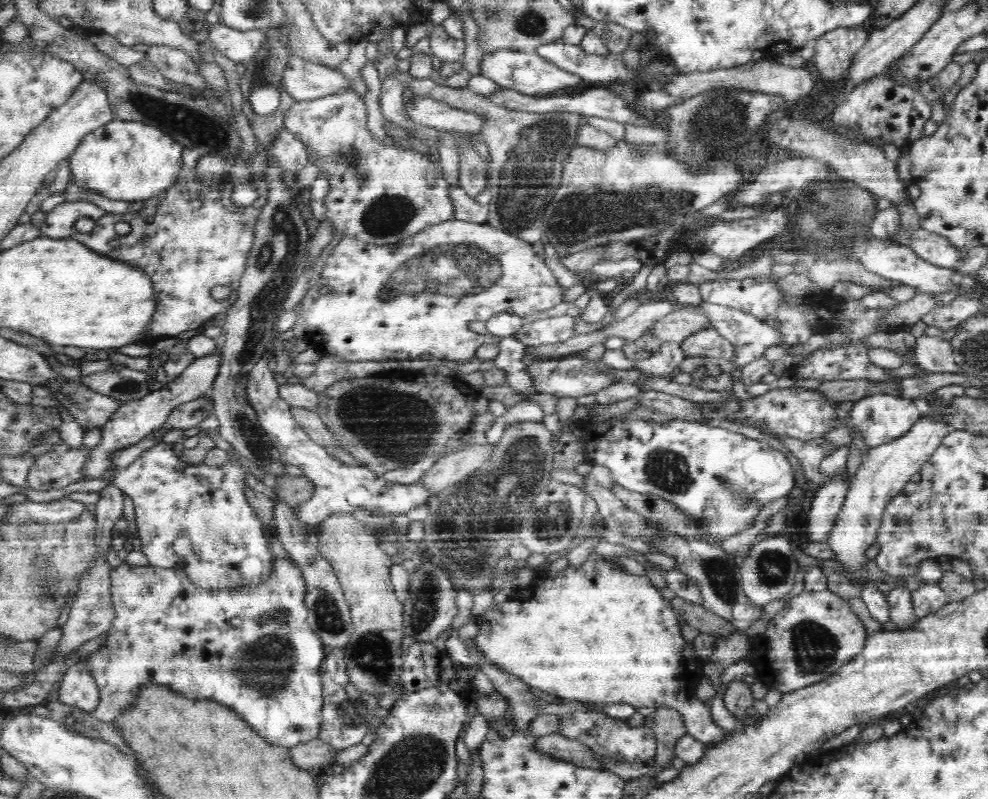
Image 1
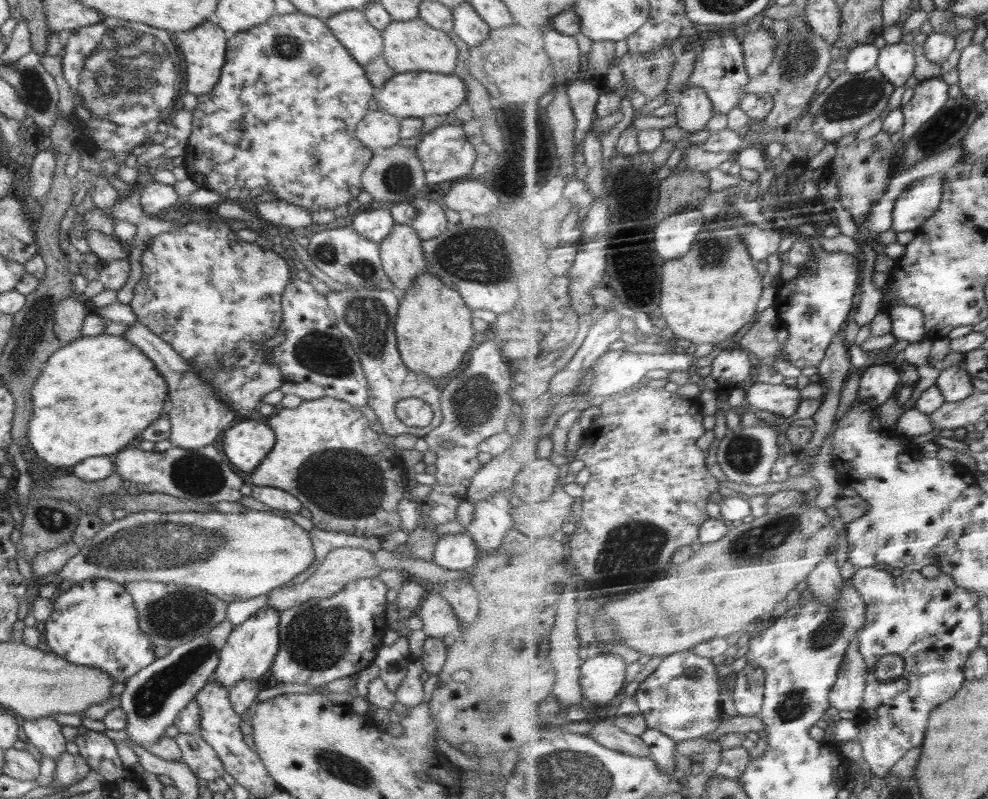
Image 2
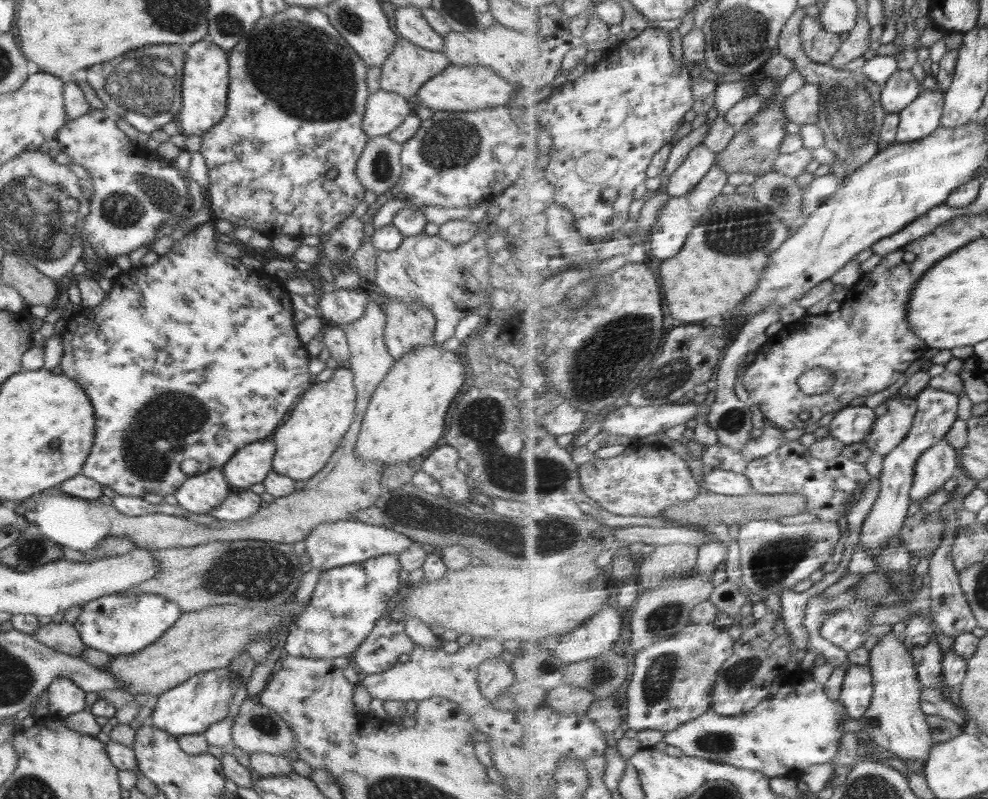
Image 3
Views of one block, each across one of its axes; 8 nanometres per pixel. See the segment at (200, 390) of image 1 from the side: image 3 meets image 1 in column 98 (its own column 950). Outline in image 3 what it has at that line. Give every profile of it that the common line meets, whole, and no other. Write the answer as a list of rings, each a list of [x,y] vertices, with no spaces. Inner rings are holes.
[[[950,435],[930,447],[918,460],[911,497],[921,504],[944,488],[944,484],[954,478],[959,470],[959,451],[948,440]]]

